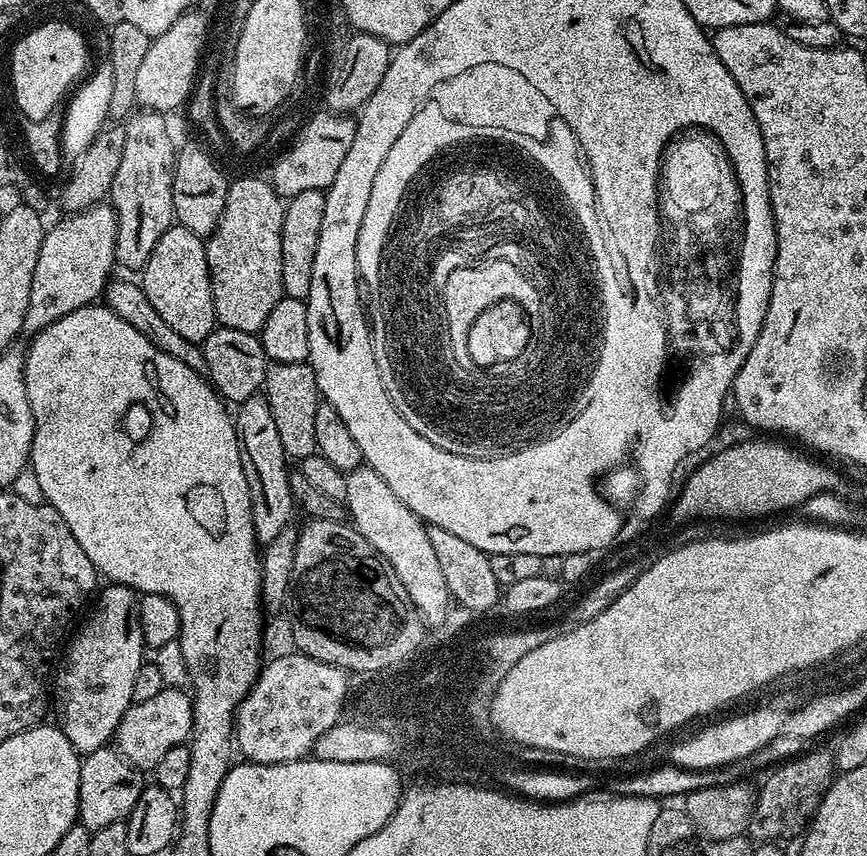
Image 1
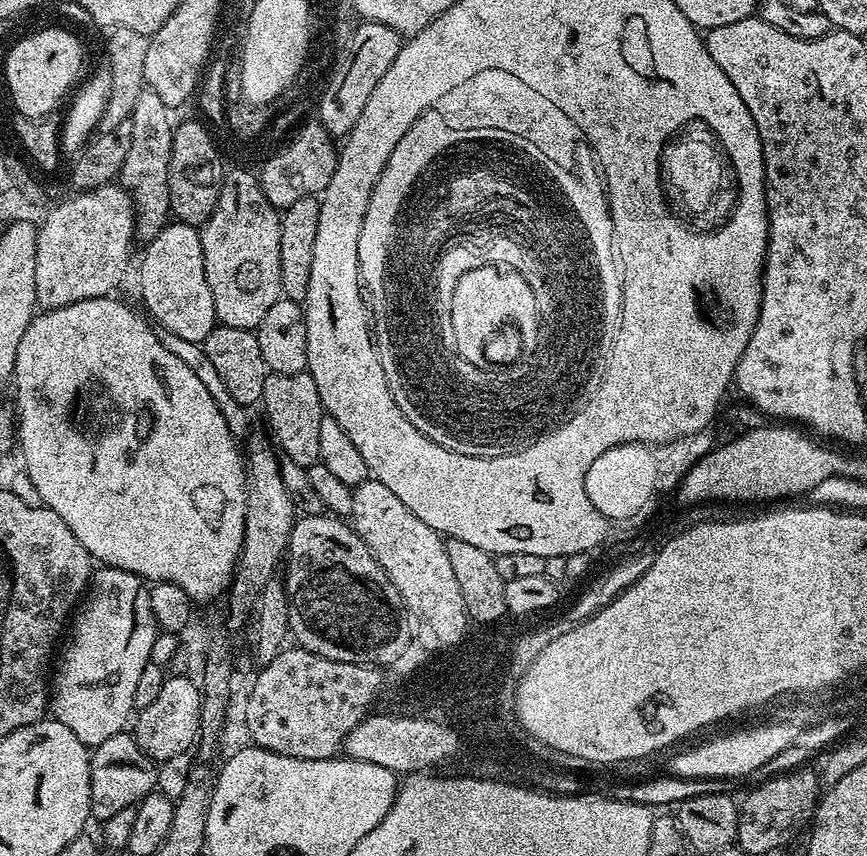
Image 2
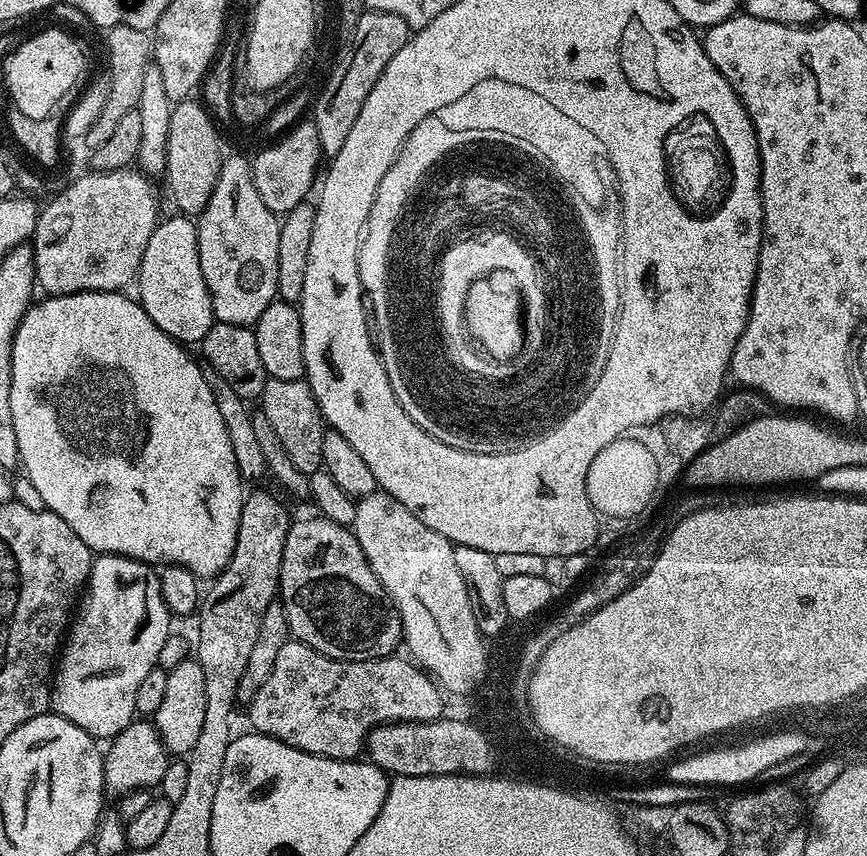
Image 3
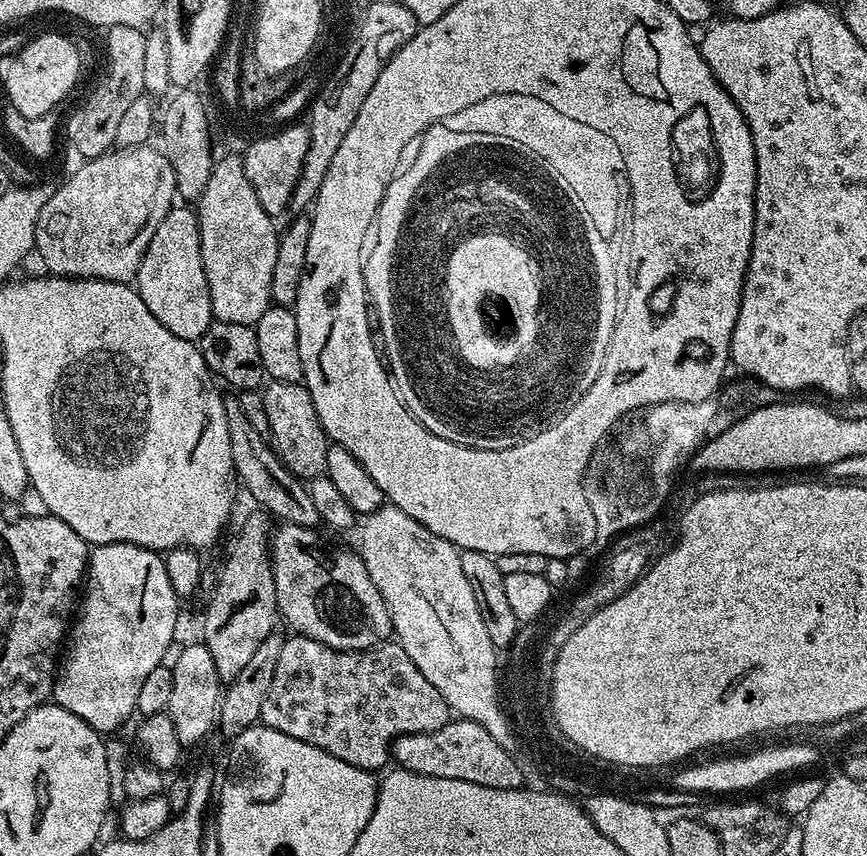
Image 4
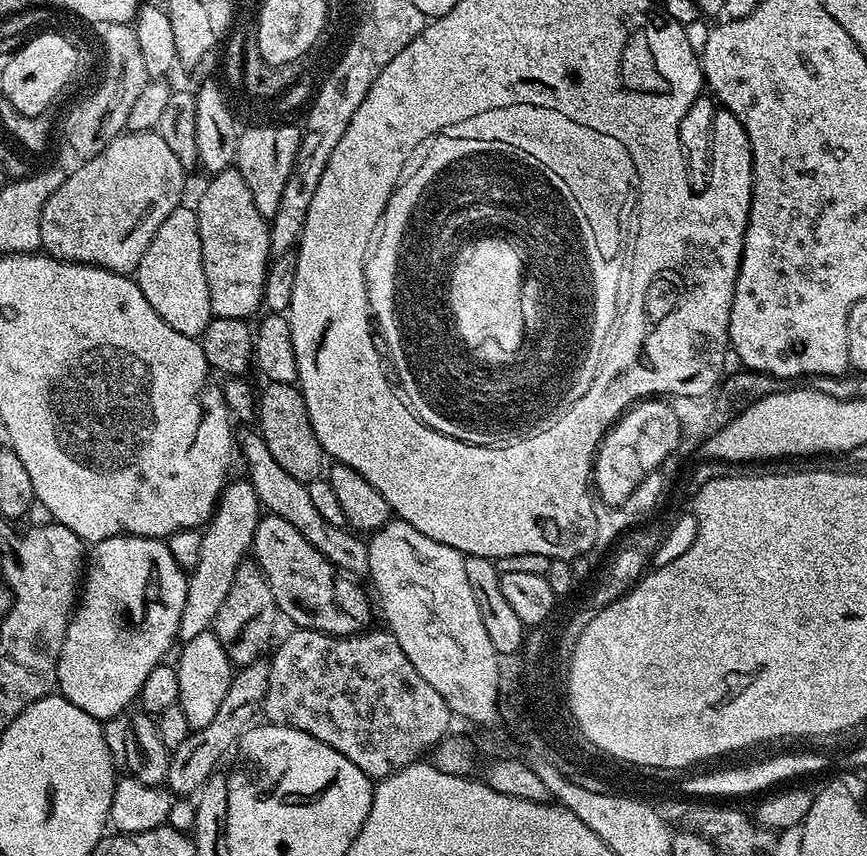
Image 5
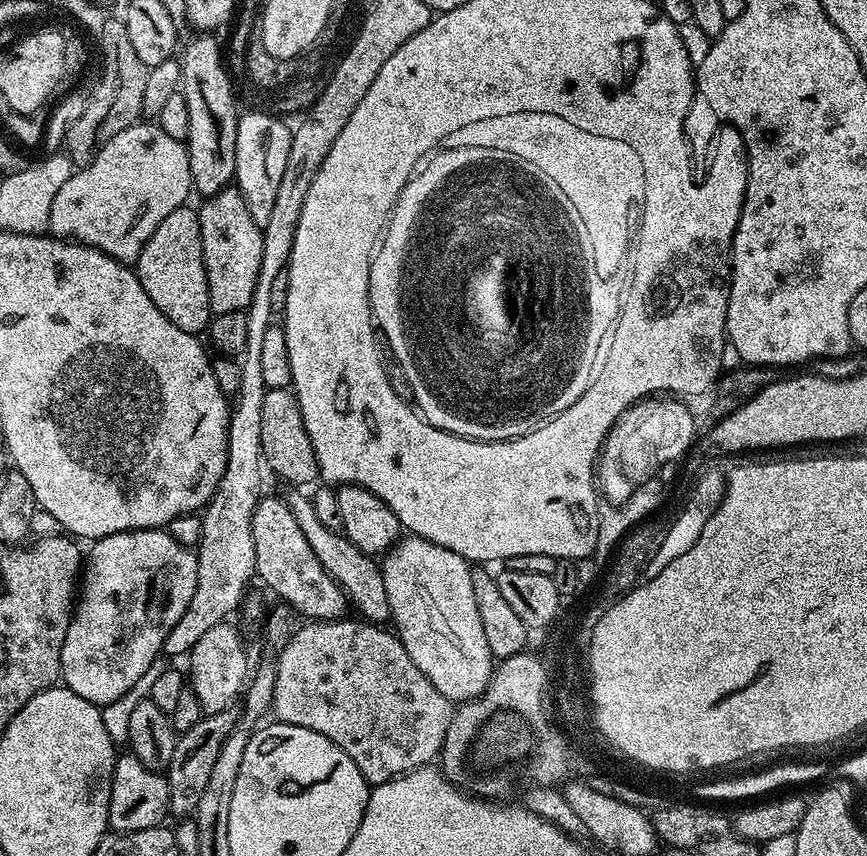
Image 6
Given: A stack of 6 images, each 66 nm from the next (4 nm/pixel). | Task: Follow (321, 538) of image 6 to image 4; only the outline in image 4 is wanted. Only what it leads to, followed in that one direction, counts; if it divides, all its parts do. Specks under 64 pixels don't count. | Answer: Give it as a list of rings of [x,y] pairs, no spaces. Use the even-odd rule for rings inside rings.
[[[235,395],[224,396],[226,410],[226,430],[230,430],[230,458],[232,469],[236,472],[239,487],[244,488],[257,500],[259,507],[269,517],[286,524],[297,524],[307,528],[316,528],[320,524],[318,510],[310,499],[305,481],[300,480],[276,457],[276,449],[242,414],[242,406]]]

